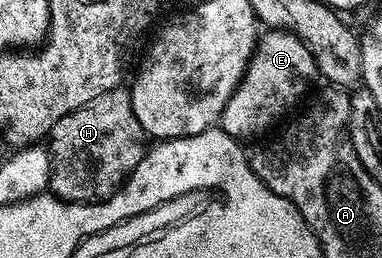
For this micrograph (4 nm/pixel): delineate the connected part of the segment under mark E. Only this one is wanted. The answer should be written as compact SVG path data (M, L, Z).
M285 29L262 32L243 79L221 113L219 127L228 137L238 139L253 137L271 128L304 95L305 88L317 76L317 64L311 51L294 33Z

